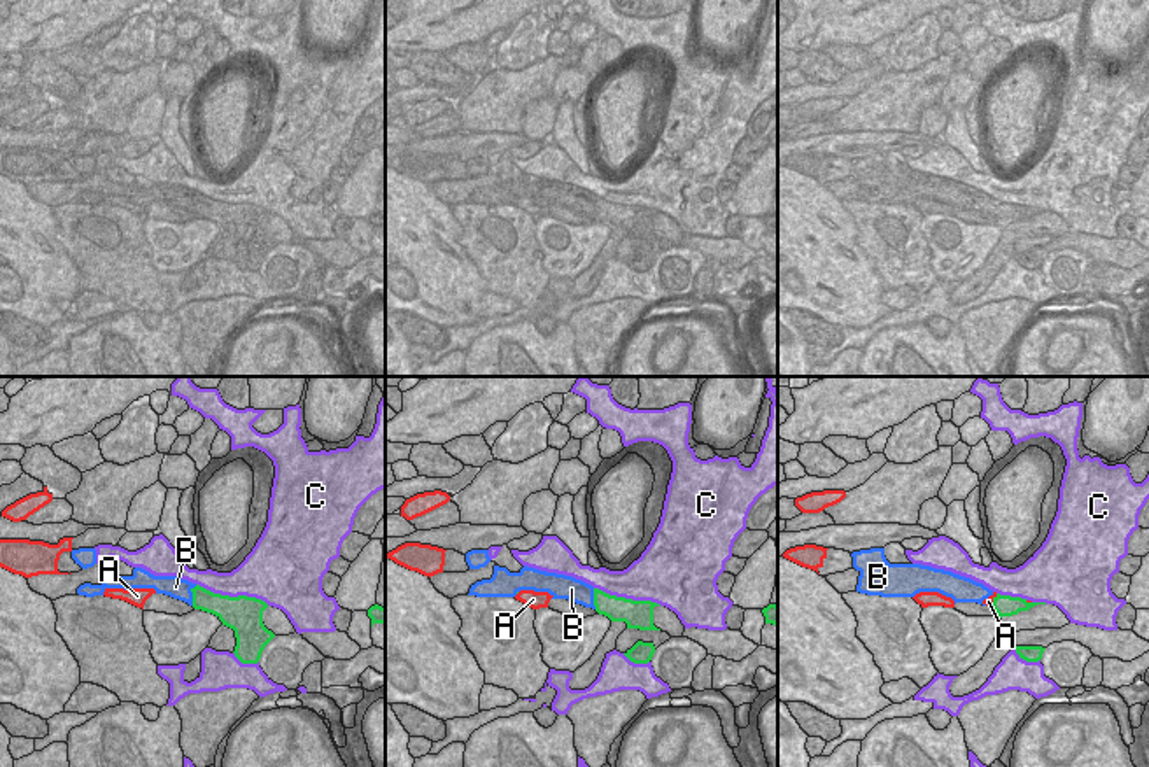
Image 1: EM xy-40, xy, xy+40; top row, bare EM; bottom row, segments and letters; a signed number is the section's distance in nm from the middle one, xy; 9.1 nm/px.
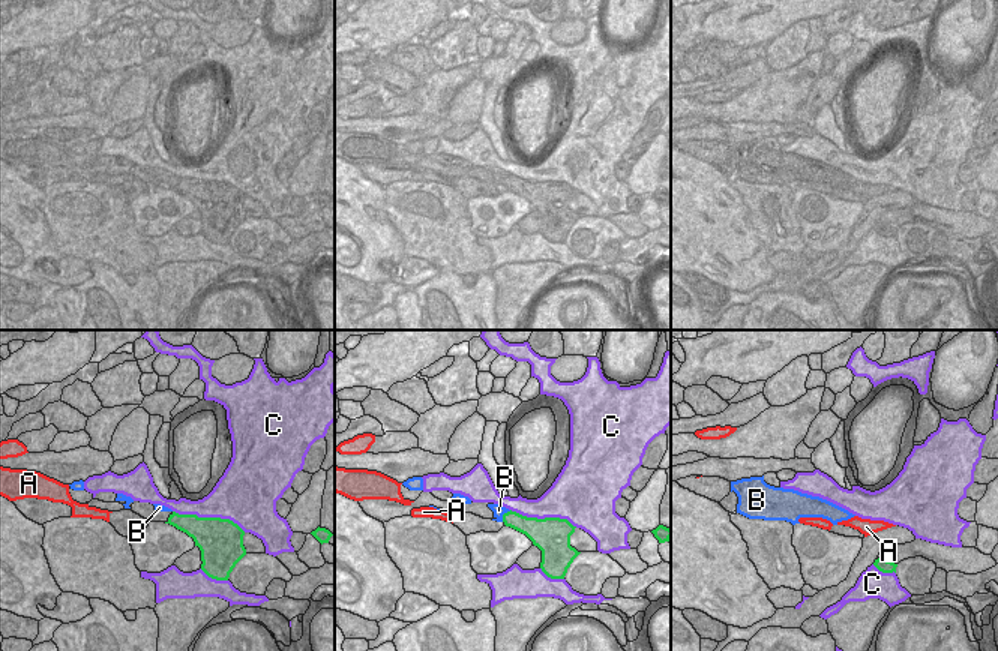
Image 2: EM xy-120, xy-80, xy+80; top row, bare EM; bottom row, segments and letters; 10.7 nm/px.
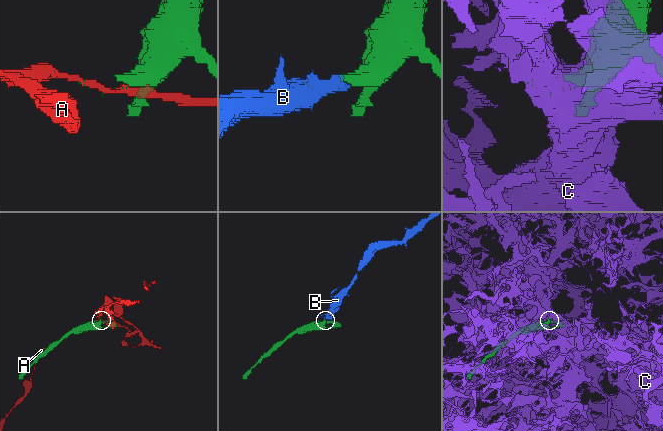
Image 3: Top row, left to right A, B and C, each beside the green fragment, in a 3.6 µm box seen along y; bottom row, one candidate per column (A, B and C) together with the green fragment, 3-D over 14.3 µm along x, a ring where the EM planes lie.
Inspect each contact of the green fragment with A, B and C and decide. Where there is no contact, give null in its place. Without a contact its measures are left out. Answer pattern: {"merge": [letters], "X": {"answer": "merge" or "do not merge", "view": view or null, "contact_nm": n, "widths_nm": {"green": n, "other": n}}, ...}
{"merge": ["B"], "A": {"answer": "do not merge", "view": "xy+40", "contact_nm": 140, "widths_nm": {"green": 190, "other": 70}}, "B": {"answer": "merge", "view": "xy-40", "contact_nm": 200, "widths_nm": {"green": 200, "other": 200}}, "C": {"answer": "do not merge", "view": "xy-40", "contact_nm": 700, "widths_nm": {"green": 340, "other": 340}}}

